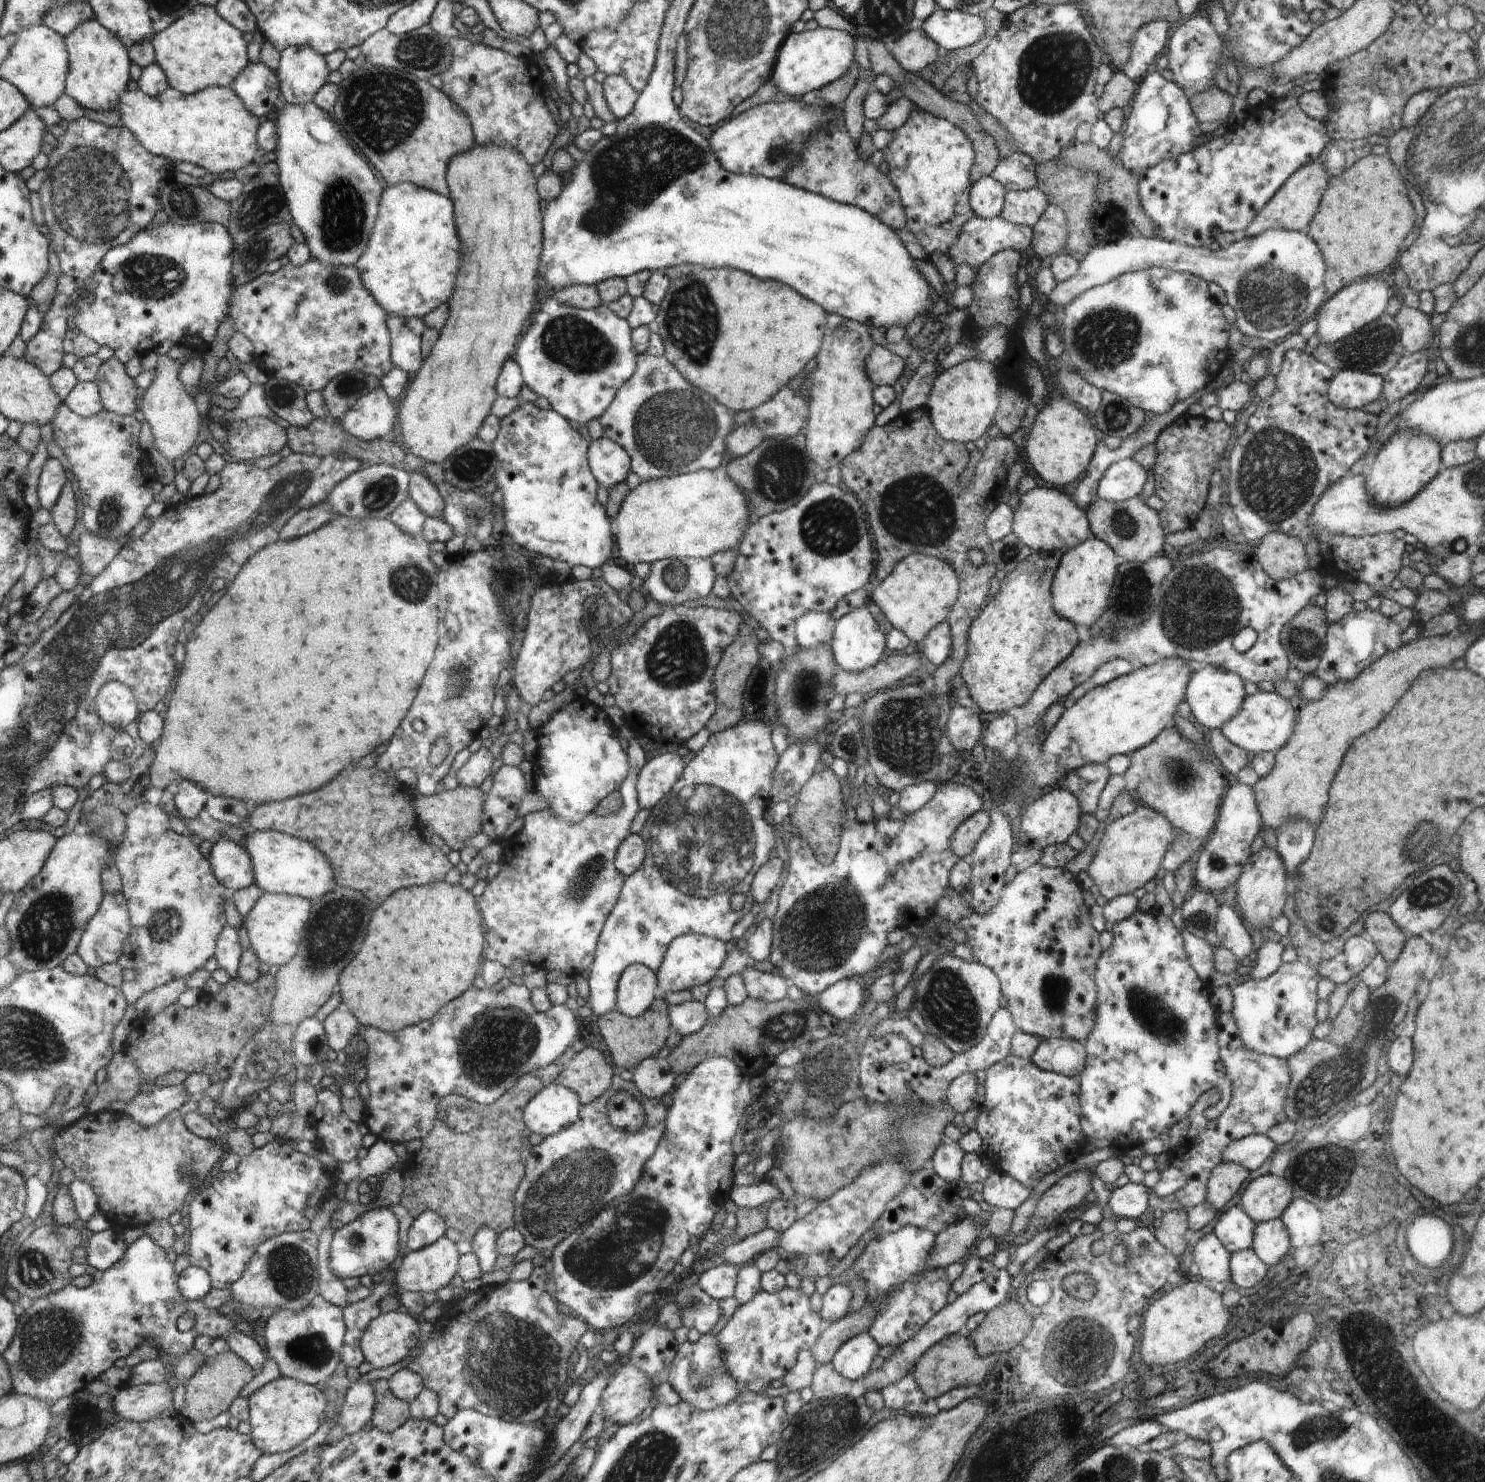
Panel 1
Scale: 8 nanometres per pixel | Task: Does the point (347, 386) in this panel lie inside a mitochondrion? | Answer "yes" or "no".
yes

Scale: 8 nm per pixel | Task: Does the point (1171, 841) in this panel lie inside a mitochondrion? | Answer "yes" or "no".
no

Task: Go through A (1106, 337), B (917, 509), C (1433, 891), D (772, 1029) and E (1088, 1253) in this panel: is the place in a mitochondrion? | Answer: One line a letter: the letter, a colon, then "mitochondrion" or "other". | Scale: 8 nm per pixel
A: mitochondrion
B: mitochondrion
C: mitochondrion
D: mitochondrion
E: other

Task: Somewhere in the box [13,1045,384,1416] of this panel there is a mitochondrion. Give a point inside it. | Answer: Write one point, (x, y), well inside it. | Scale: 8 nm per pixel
(51, 1337)

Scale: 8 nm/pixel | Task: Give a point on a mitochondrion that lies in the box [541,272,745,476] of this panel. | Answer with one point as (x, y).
(673, 428)

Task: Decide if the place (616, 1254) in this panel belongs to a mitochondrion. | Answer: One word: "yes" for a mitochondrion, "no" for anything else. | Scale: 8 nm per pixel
yes

